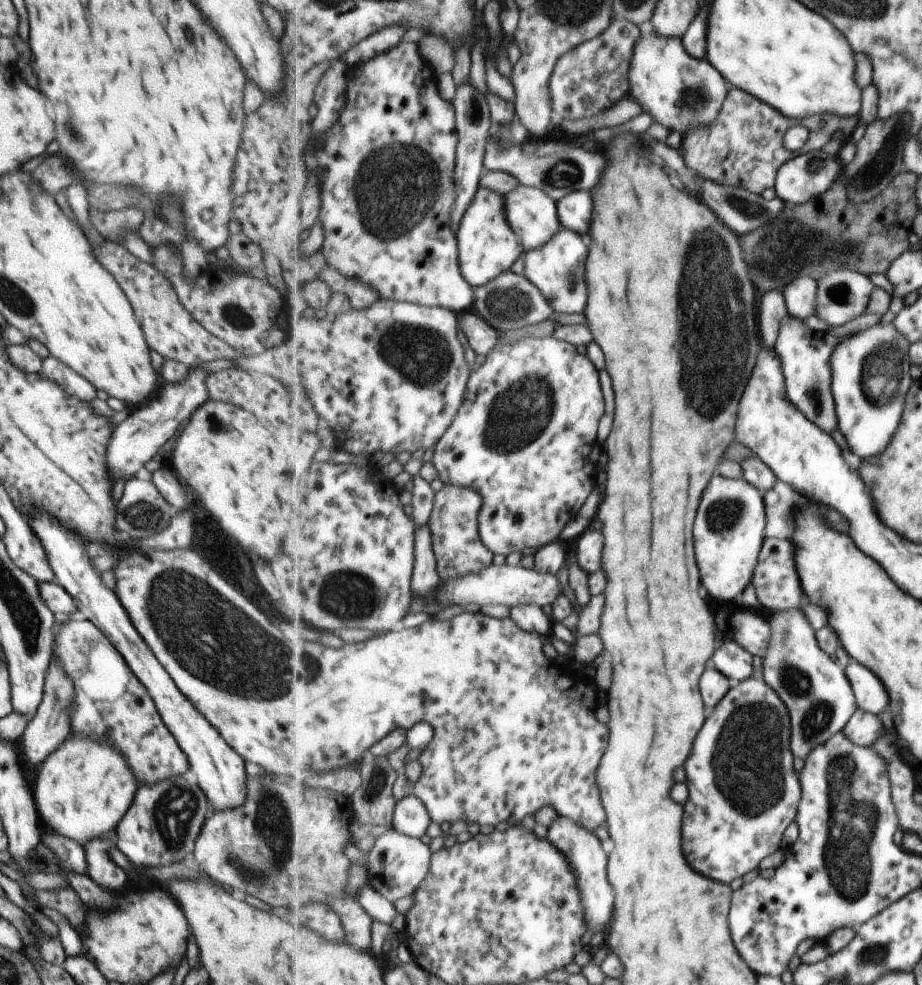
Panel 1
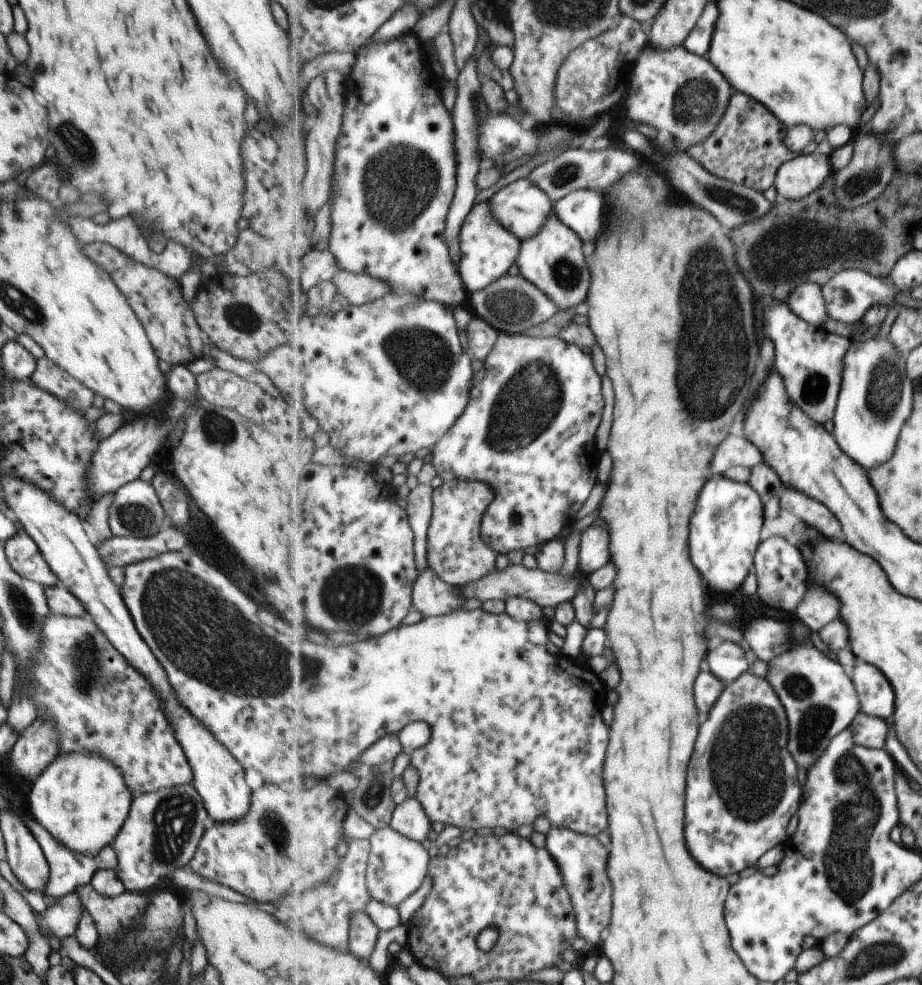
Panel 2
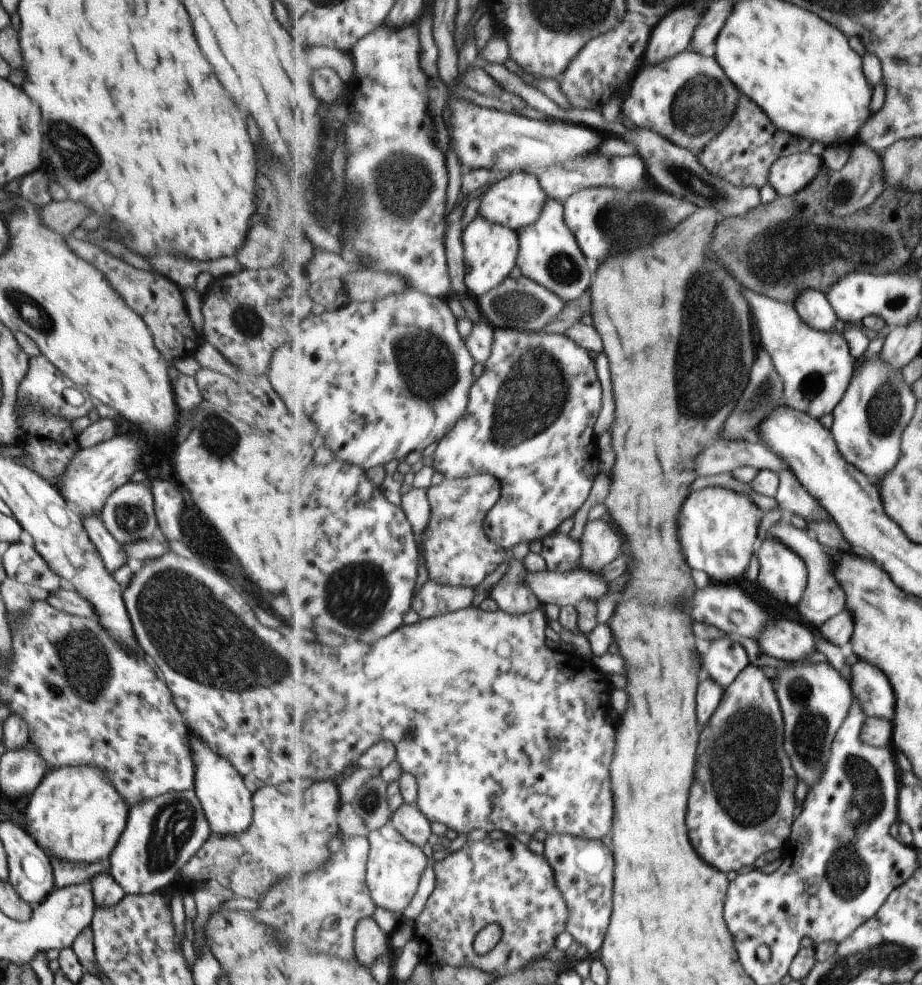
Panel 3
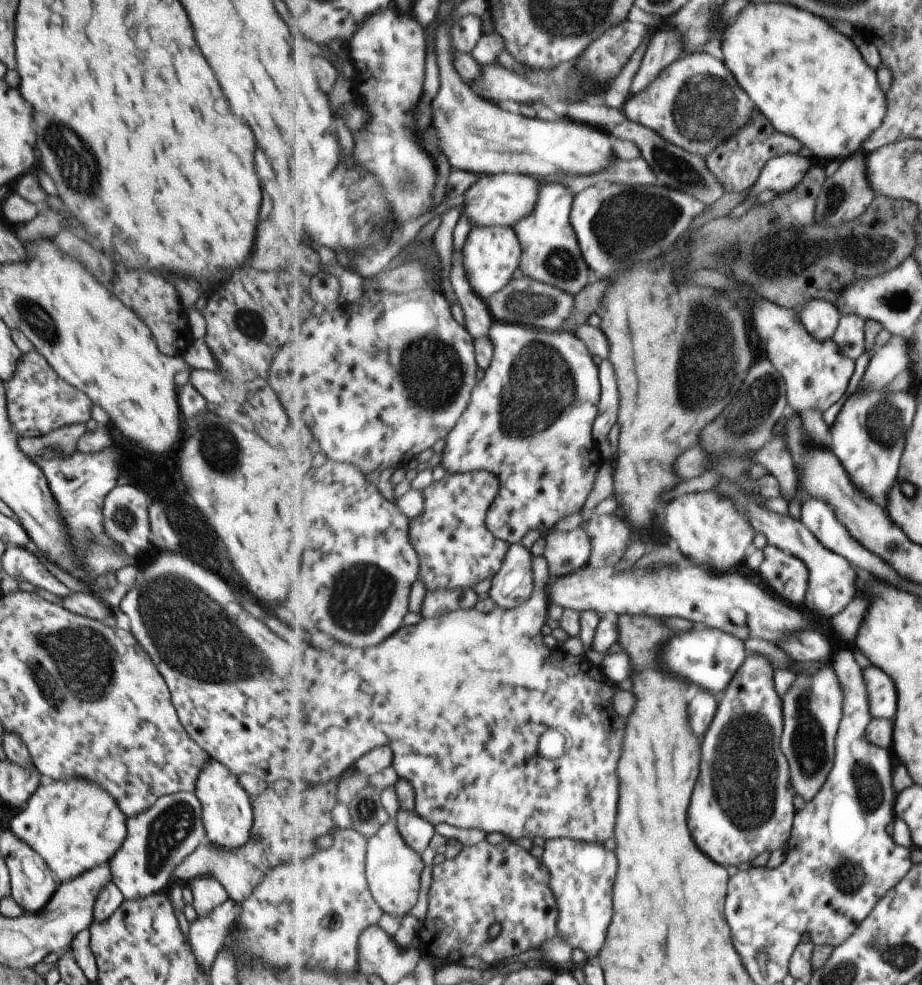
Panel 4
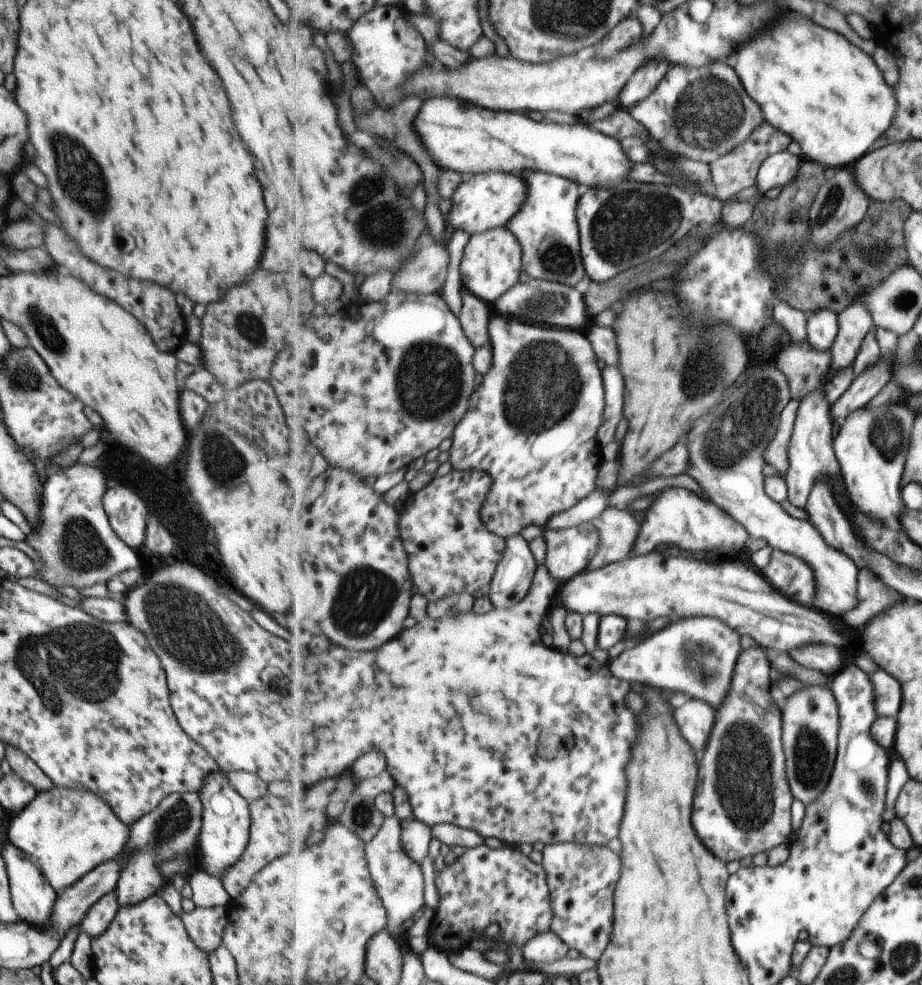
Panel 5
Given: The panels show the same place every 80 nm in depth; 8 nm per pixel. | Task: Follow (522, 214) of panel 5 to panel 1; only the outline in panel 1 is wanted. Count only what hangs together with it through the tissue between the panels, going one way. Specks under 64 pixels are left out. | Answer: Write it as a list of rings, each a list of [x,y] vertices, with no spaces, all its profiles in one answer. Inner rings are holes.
[[[562,228],[545,246],[525,252],[524,275],[542,290],[550,300],[555,312],[581,314],[587,304],[587,284],[585,284],[585,260],[587,260],[585,240],[572,229]]]

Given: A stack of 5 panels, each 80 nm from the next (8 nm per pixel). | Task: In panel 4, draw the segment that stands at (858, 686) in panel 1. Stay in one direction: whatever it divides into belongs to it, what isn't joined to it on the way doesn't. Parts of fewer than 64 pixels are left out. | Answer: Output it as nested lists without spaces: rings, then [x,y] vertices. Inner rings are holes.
[[[877,666],[863,670],[869,688],[871,714],[874,718],[887,718],[895,721],[897,716],[897,688],[895,682]]]

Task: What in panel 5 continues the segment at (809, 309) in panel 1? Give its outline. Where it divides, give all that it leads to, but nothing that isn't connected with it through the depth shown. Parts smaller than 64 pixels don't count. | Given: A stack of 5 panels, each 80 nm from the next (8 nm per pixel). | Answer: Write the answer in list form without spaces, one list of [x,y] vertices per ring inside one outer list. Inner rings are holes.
[[[823,308],[817,310],[807,322],[808,342],[813,350],[827,352],[832,350],[837,336],[839,336],[839,320],[835,310]]]

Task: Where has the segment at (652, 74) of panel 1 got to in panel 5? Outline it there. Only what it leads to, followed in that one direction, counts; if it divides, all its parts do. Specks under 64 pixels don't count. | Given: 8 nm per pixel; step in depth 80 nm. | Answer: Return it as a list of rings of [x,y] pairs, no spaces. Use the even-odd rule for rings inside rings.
[[[721,60],[703,68],[673,65],[657,90],[630,112],[665,150],[708,165],[738,149],[765,120],[737,72]]]

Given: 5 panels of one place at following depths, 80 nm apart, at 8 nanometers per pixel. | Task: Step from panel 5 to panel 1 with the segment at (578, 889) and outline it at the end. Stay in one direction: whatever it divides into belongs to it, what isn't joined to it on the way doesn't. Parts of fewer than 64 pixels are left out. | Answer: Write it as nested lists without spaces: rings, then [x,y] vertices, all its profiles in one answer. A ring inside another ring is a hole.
[[[558,815],[549,826],[547,836],[552,845],[565,853],[568,861],[571,862],[578,880],[578,889],[586,908],[588,928],[591,928],[594,932],[600,929],[608,929],[614,917],[615,892],[613,892],[613,886],[611,886],[608,877],[607,862],[609,862],[609,856],[607,856],[605,846],[602,844],[602,839],[595,832],[581,826],[572,818],[561,815]]]

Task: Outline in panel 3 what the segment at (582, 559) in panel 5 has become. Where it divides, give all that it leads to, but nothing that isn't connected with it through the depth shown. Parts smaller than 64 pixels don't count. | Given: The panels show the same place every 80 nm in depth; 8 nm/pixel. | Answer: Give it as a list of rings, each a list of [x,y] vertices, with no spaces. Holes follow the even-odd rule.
[[[559,531],[542,540],[541,556],[546,560],[547,569],[566,573],[581,565],[582,543]]]

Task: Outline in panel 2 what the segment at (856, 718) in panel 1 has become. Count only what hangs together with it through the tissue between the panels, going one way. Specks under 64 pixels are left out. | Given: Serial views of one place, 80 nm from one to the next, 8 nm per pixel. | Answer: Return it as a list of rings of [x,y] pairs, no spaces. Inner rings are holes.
[[[862,710],[852,722],[854,741],[872,749],[884,749],[887,738],[887,722],[884,718],[871,716]]]

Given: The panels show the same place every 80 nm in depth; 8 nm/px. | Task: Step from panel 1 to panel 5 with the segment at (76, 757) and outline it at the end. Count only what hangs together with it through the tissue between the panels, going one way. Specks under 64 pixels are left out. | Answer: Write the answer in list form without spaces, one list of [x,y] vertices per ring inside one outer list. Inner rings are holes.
[[[52,786],[45,792],[36,792],[33,800],[9,822],[7,828],[9,844],[15,846],[15,850],[19,850],[21,854],[25,854],[39,868],[39,874],[45,878],[56,896],[67,886],[73,886],[79,878],[83,878],[101,862],[116,858],[128,839],[128,826],[119,822],[115,814],[111,814],[111,810],[101,802],[101,798],[95,798],[95,794],[89,794],[87,790],[59,786]]]

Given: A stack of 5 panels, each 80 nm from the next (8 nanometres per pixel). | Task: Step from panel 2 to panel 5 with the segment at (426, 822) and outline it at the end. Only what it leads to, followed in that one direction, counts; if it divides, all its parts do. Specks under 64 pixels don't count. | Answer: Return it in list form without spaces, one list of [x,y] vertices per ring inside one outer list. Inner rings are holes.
[[[416,817],[403,820],[402,825],[402,843],[406,853],[417,863],[423,863],[429,854],[429,842],[434,838],[432,827]]]

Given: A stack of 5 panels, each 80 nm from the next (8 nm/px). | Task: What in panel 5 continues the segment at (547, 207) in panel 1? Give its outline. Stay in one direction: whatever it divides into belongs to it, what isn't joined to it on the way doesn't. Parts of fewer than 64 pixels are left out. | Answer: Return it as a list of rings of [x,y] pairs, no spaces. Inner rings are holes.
[[[479,172],[465,176],[457,192],[453,192],[451,209],[447,212],[447,222],[453,230],[460,230],[470,237],[492,229],[507,227],[511,218],[519,213],[523,204],[527,203],[529,188],[522,174],[505,172]]]

